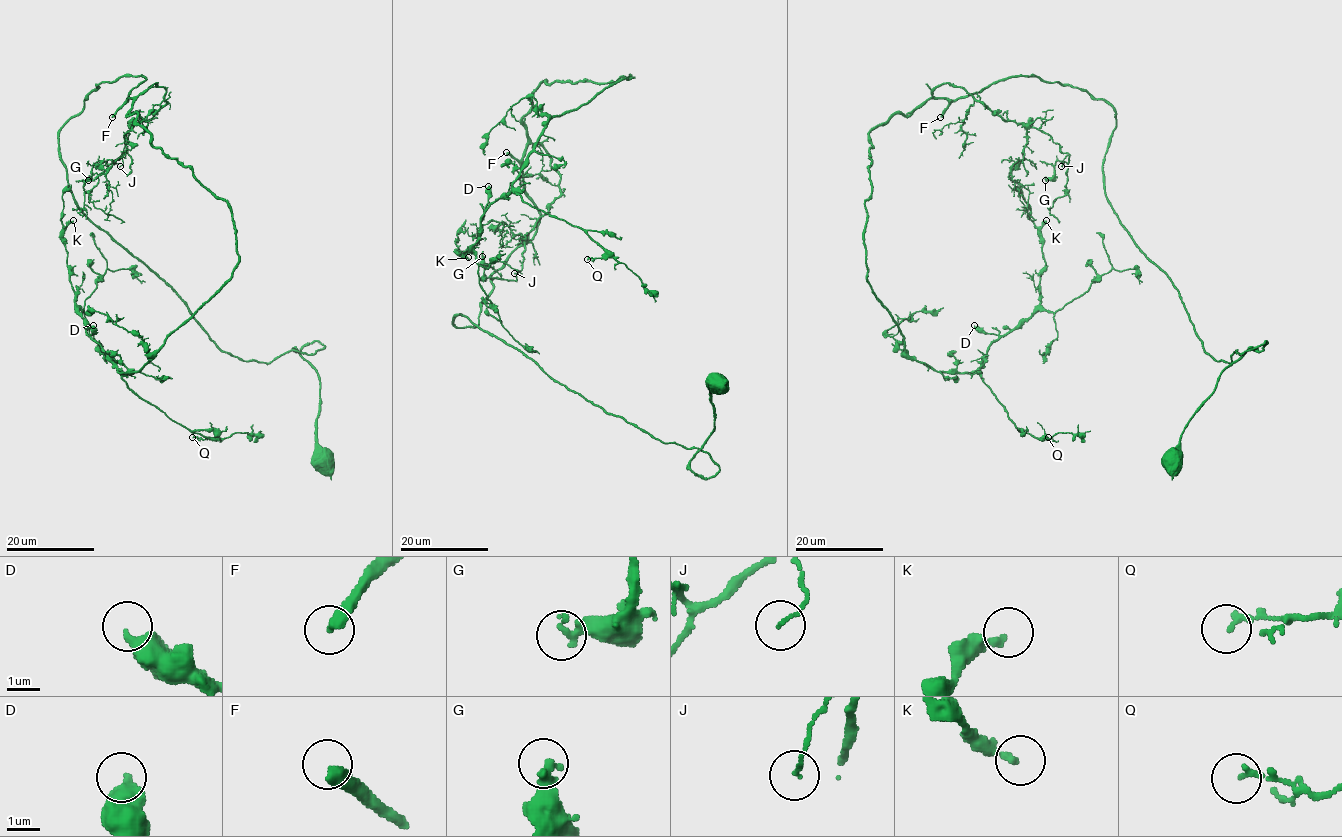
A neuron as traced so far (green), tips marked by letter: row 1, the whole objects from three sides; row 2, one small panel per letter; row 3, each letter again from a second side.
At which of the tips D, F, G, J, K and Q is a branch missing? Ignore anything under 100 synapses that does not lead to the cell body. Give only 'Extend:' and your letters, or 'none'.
Extend: F

